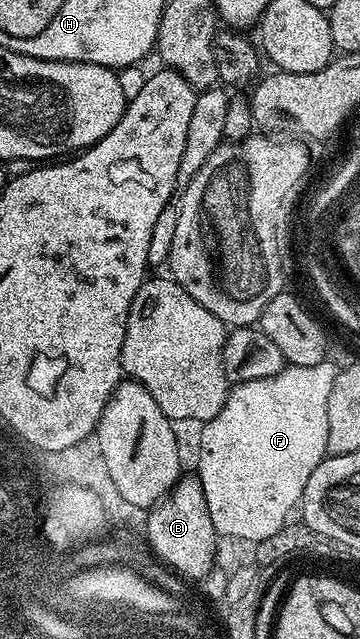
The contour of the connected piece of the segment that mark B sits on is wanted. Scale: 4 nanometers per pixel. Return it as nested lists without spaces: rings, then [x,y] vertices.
[[[182,475],[176,486],[149,512],[147,534],[154,555],[186,581],[204,581],[213,571],[218,535],[211,522],[211,510],[207,510],[207,494],[203,494],[196,475]]]

